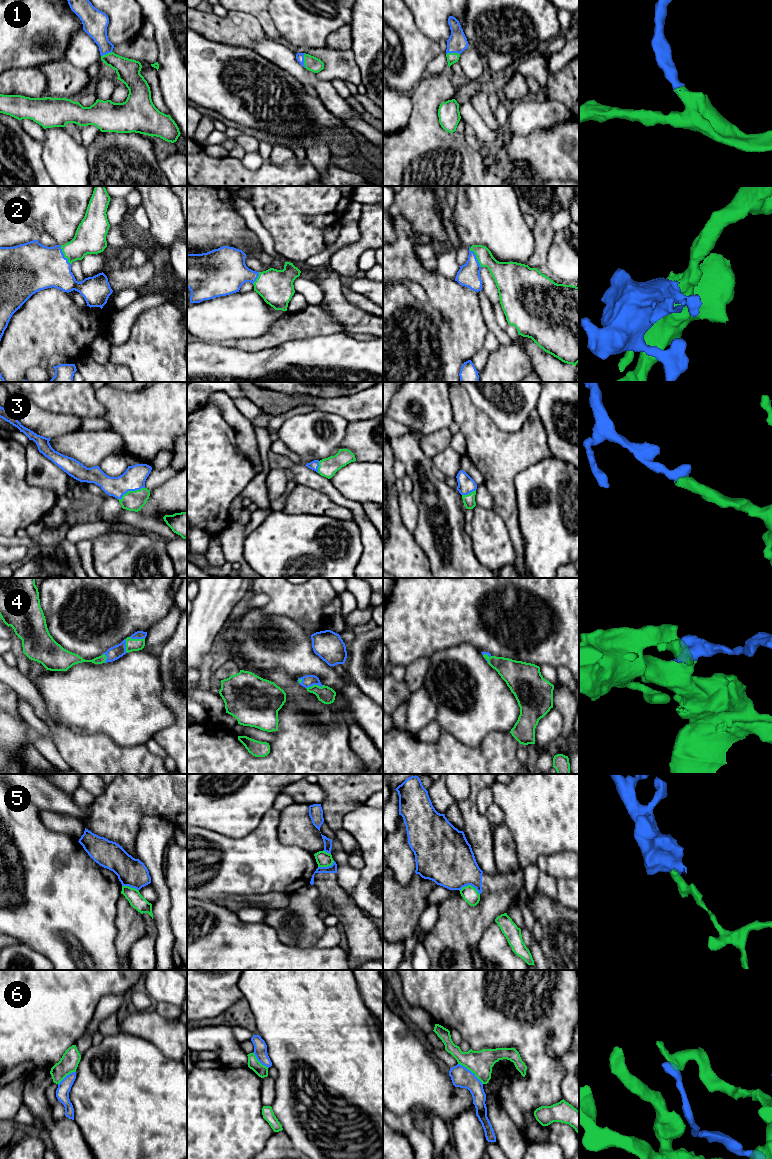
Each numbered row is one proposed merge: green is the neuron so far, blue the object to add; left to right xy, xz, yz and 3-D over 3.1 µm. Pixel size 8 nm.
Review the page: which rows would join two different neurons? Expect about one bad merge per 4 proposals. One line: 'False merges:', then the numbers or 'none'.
False merges: 5, 6

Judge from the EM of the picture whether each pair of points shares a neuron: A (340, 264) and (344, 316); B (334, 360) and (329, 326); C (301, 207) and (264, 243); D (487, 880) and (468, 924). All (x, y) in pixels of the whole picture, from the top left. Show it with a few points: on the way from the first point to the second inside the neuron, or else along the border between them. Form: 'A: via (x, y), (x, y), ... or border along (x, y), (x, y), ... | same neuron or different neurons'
A: border along (328, 264), (341, 275) | different neurons
B: border along (342, 331), (314, 334), (307, 337) | different neurons
C: border along (258, 217), (273, 241), (274, 250), (282, 258) | different neurons
D: via (487, 891), (487, 905), (479, 913) | same neuron

